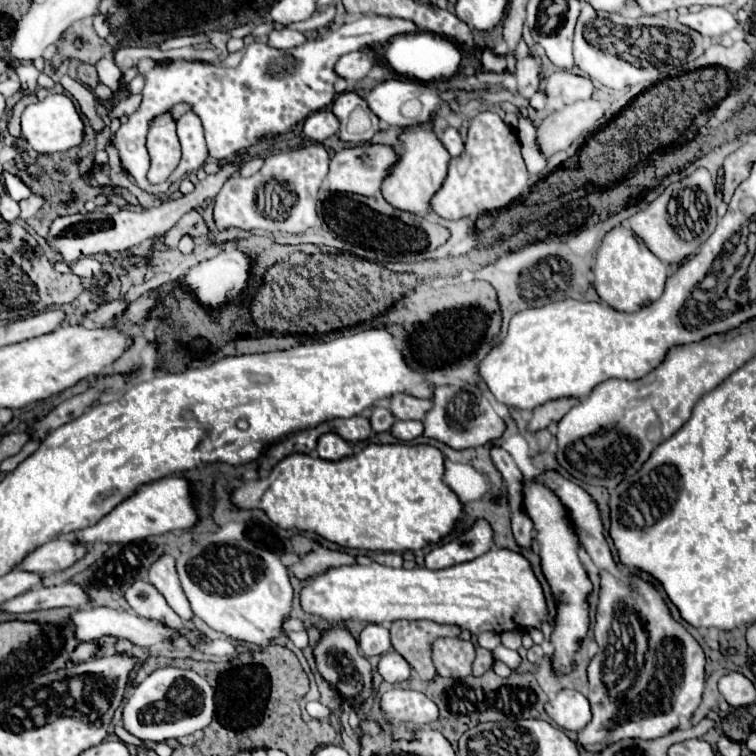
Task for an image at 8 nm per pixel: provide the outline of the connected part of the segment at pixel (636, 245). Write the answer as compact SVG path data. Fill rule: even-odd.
M617 226L605 234L603 244L595 256L595 280L593 286L599 298L619 312L637 312L639 308L651 304L663 294L663 284L667 282L667 266L639 242L631 230Z

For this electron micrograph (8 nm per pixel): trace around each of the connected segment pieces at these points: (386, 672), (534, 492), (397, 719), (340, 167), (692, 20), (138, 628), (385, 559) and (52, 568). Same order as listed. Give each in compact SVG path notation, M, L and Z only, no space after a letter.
M389 652L389 654L383 654L381 656L381 662L379 662L379 674L391 682L391 684L401 684L405 680L409 680L411 676L411 666L407 664L407 660L397 654L397 652Z
M533 480L525 482L525 510L531 516L535 530L537 530L537 542L539 542L539 554L541 554L541 568L547 576L553 594L559 600L557 606L557 624L553 628L551 644L555 648L555 672L567 674L573 668L573 656L579 650L581 638L587 634L589 628L589 616L587 616L587 594L591 592L591 582L587 580L585 568L577 556L577 534L573 526L567 520L567 512L559 498L543 484L537 484Z
M389 690L381 696L381 708L389 716L389 728L395 738L411 740L411 732L419 724L437 720L437 706L415 690Z
M365 144L355 148L343 148L333 154L329 162L327 188L333 192L353 192L363 196L373 196L381 190L381 182L391 174L391 168L399 160L399 152L387 144Z
M705 6L699 12L681 14L679 22L709 38L719 38L737 26L733 14L729 14L725 8L715 8L715 6Z
M83 608L71 616L75 624L75 636L81 642L99 640L101 636L129 638L133 644L151 646L155 642L167 642L173 634L163 624L139 618L133 612L117 612L111 608Z
M377 552L373 554L373 560L391 568L401 568L403 566L403 556L395 554L395 552Z
M63 536L51 540L31 552L21 564L19 570L29 570L37 574L51 574L57 570L65 570L81 560L89 552L87 544L71 544L71 536Z

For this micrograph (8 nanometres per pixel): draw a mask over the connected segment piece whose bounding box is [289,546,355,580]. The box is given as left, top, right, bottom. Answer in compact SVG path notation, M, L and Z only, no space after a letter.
M319 546L303 556L299 556L299 562L291 564L289 570L293 572L295 578L299 580L307 580L311 576L319 576L323 572L327 572L327 568L335 568L335 566L347 566L347 564L355 564L355 558L349 556L347 552L341 550L329 550L325 546Z

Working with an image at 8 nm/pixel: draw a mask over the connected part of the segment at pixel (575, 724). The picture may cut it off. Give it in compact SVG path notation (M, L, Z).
M561 690L551 702L545 704L545 712L565 730L583 730L591 720L591 706L587 696L577 690Z

